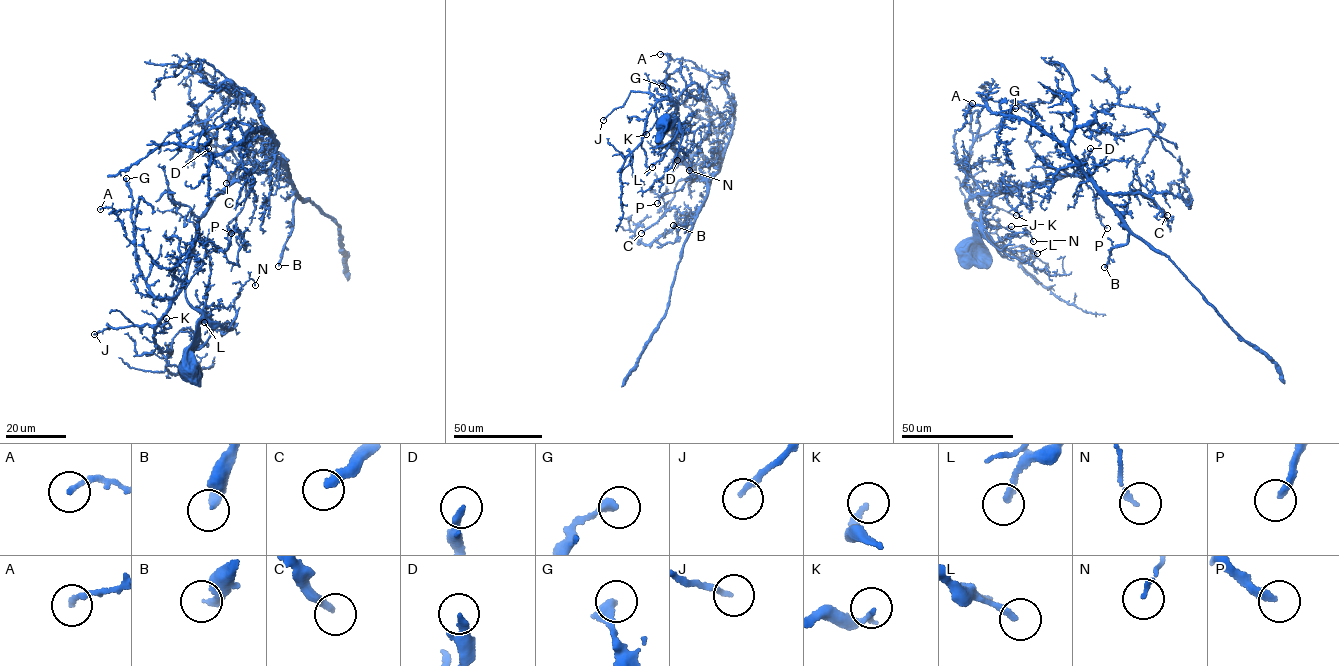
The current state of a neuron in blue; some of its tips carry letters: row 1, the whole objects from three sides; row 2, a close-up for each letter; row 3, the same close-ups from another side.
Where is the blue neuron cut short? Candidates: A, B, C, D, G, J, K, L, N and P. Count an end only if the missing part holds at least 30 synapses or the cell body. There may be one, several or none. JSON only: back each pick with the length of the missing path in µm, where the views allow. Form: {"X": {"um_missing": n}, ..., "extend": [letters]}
{"B": {"um_missing": 40}, "extend": ["B"]}

